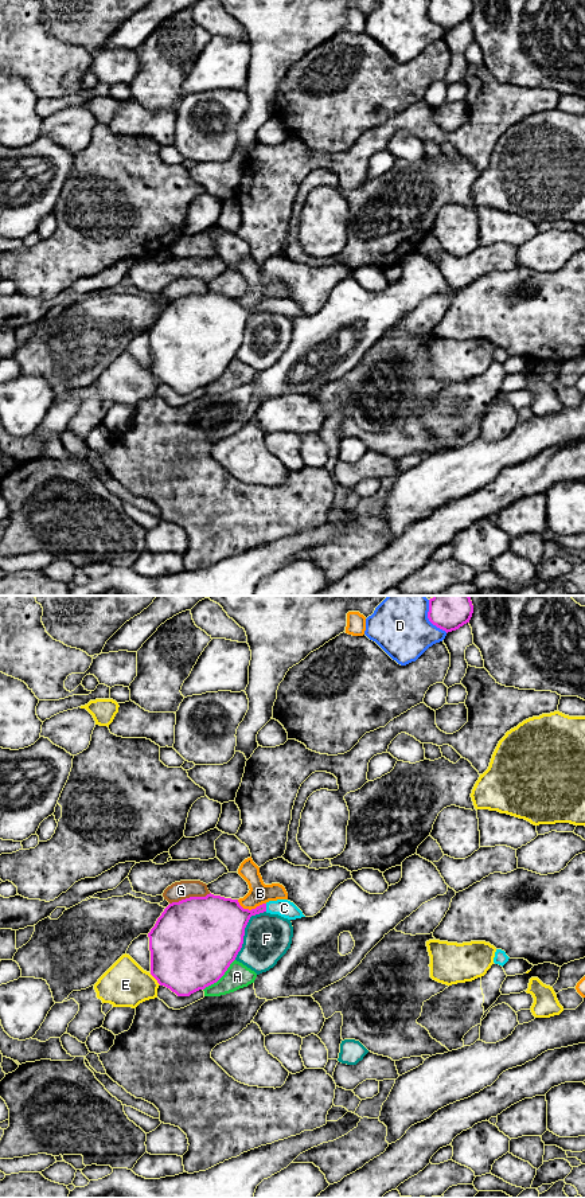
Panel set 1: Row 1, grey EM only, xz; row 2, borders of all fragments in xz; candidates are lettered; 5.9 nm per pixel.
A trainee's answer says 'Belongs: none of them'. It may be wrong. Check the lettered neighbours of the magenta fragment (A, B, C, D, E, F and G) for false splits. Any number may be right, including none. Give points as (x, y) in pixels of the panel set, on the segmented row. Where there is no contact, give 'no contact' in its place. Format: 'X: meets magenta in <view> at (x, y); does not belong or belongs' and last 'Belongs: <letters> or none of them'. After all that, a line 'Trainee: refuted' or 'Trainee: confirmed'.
A: meets magenta in xz at (221, 976); does not belong
B: meets magenta in xz at (252, 909); does not belong
C: meets magenta in xz at (265, 908); belongs
D: meets magenta in xz at (428, 617); does not belong
E: meets magenta in xz at (155, 978); does not belong
F: meets magenta in xz at (244, 931); does not belong
G: meets magenta in xz at (190, 897); does not belong
Belongs: C
Trainee: refuted

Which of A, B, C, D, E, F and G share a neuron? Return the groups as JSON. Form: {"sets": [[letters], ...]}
{"sets": [["A"], ["B"], ["C"], ["D"], ["E"], ["F"], ["G"]]}

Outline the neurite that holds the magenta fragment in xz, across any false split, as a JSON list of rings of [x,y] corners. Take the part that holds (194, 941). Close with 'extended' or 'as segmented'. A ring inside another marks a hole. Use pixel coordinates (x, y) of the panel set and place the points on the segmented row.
[[[207,894],[190,897],[169,904],[148,933],[151,951],[151,975],[160,986],[178,996],[190,996],[217,983],[235,960],[243,944],[245,928],[251,916],[260,913],[278,914],[288,920],[305,917],[288,900],[269,901],[256,909],[243,909],[238,900]]]; extended

